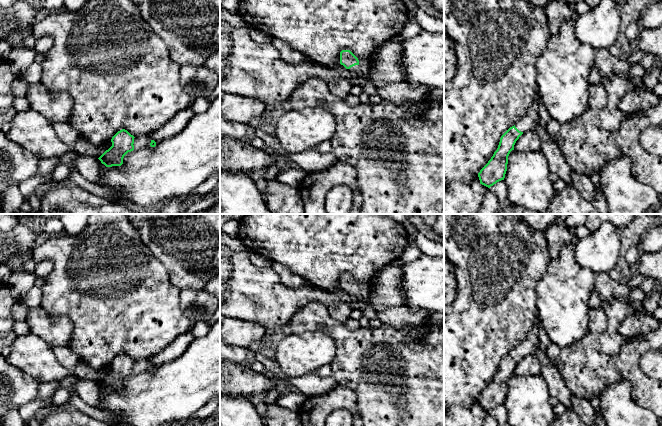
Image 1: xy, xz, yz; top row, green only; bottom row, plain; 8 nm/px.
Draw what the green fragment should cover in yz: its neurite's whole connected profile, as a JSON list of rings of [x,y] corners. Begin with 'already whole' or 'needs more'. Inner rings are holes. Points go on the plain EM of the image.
needs more; [[[540,321],[535,323],[526,339],[501,360],[497,374],[478,397],[480,408],[490,412],[497,406],[504,404],[507,395],[508,380],[514,374],[516,365],[523,357],[532,354],[536,348],[540,347],[540,325]]]

